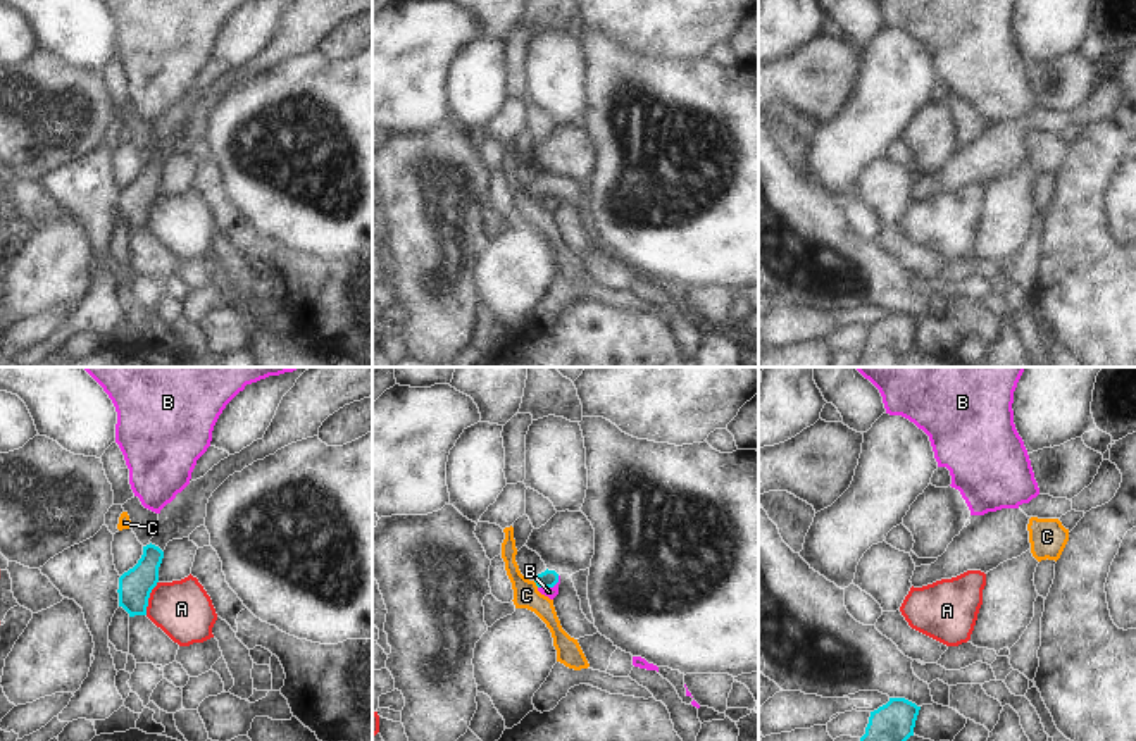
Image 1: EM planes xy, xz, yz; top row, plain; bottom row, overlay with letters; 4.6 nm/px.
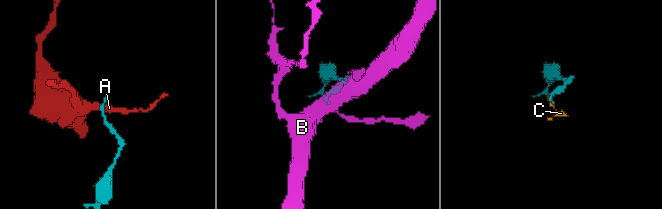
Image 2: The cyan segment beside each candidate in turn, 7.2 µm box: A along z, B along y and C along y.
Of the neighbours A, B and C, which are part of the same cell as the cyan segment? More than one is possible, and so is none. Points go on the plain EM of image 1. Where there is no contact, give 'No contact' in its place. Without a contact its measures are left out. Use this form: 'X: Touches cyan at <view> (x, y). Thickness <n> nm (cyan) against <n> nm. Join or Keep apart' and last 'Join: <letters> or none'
A: Touches cyan at xy (149, 211). Thickness 160 nm (cyan) against 280 nm. Keep apart
B: Touches cyan at xz (550, 200). Thickness 80 nm (cyan) against 50 nm. Join
C: Touches cyan at xz (536, 199). Thickness 80 nm (cyan) against 120 nm. Keep apart
Join: B

